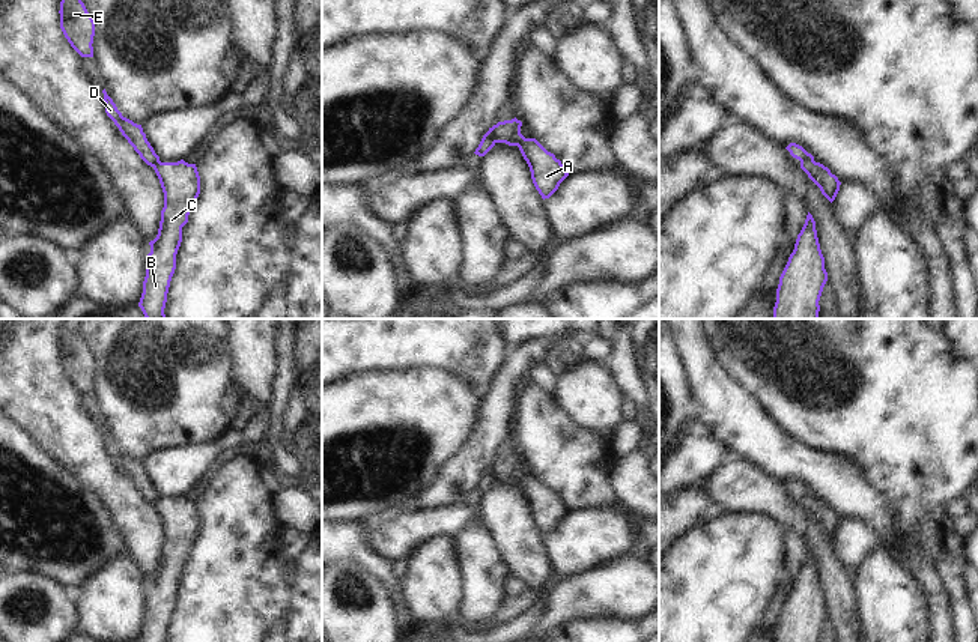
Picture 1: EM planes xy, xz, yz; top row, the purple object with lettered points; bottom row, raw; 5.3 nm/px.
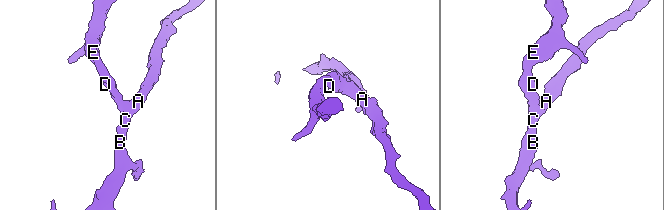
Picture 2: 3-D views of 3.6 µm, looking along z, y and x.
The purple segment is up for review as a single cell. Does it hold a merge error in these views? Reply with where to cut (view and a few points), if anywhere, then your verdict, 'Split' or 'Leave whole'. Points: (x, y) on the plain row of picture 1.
Split along xz (494, 462), (495, 478). Split

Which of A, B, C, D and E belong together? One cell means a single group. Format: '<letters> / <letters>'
A B C / D E

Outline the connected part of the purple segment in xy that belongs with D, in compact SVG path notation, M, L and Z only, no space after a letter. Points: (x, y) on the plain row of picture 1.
M105 425L102 427L102 430L107 453L114 459L114 462L119 465L128 480L134 484L134 487L140 492L140 495L147 502L155 504L159 499L159 493L155 490L153 484L147 478L141 462L137 462L132 457L123 454L113 436L107 432Z

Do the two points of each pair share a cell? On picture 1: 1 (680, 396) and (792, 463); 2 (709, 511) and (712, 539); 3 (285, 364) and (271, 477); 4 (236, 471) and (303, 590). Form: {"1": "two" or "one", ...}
{"1": "two", "2": "two", "3": "two", "4": "two"}

